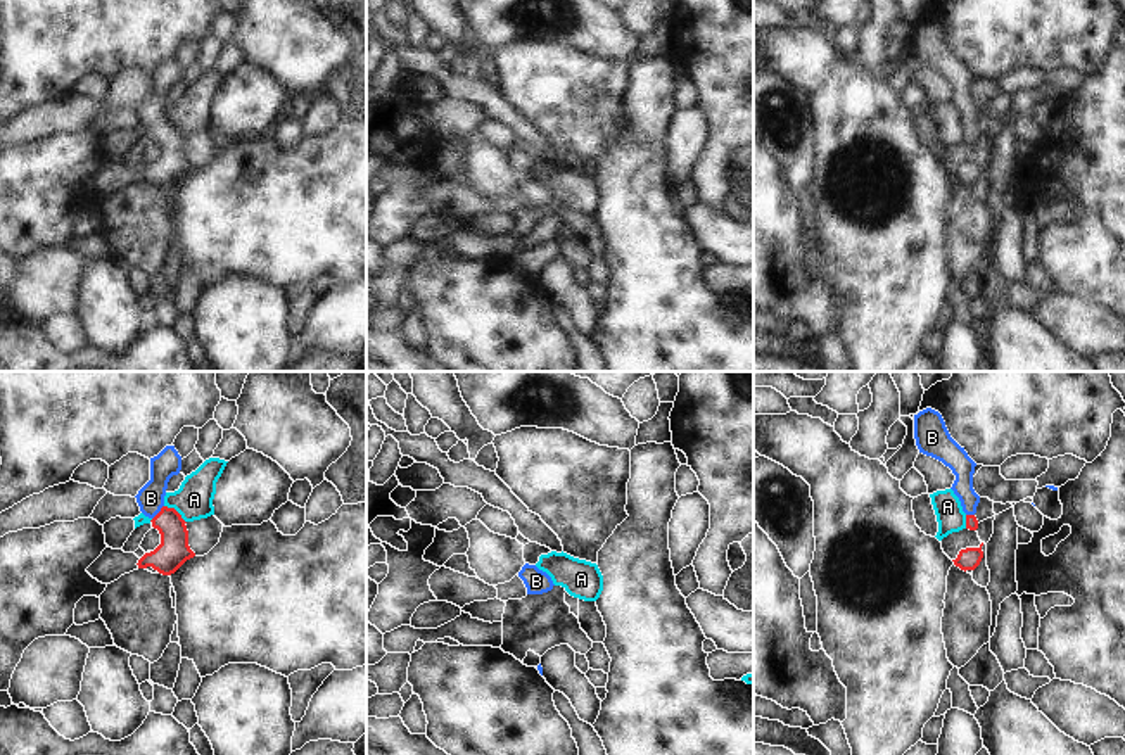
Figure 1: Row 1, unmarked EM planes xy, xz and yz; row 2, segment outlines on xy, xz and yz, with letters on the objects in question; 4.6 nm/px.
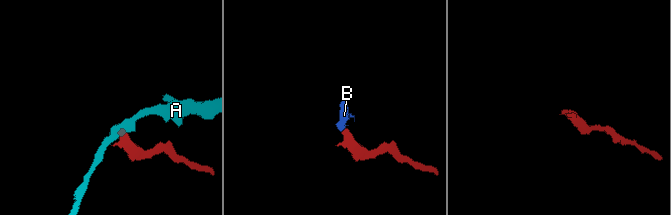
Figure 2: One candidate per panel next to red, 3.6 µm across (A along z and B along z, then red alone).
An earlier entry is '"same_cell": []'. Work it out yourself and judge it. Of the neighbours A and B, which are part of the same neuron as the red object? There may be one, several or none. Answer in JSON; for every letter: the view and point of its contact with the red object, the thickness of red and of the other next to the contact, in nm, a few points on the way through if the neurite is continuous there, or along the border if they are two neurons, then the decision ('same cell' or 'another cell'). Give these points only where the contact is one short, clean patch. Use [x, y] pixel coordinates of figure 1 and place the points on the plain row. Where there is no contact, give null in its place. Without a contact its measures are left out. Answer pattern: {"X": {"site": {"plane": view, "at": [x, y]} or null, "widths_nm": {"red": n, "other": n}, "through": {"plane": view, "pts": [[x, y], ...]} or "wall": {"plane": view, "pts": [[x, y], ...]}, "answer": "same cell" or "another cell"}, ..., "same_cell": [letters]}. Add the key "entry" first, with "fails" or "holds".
{"entry": "fails", "A": {"site": {"plane": "xy", "at": [177, 125]}, "widths_nm": {"red": 150, "other": 180}, "wall": {"plane": "xy", "pts": [[165, 118], [171, 120], [185, 135]]}, "answer": "another cell"}, "B": {"site": {"plane": "xy", "at": [159, 125]}, "widths_nm": {"red": 150, "other": 130}, "through": {"plane": "xy", "pts": [[173, 164], [173, 142], [159, 125], [151, 116], [151, 111]]}, "answer": "same cell"}, "same_cell": ["B"]}

